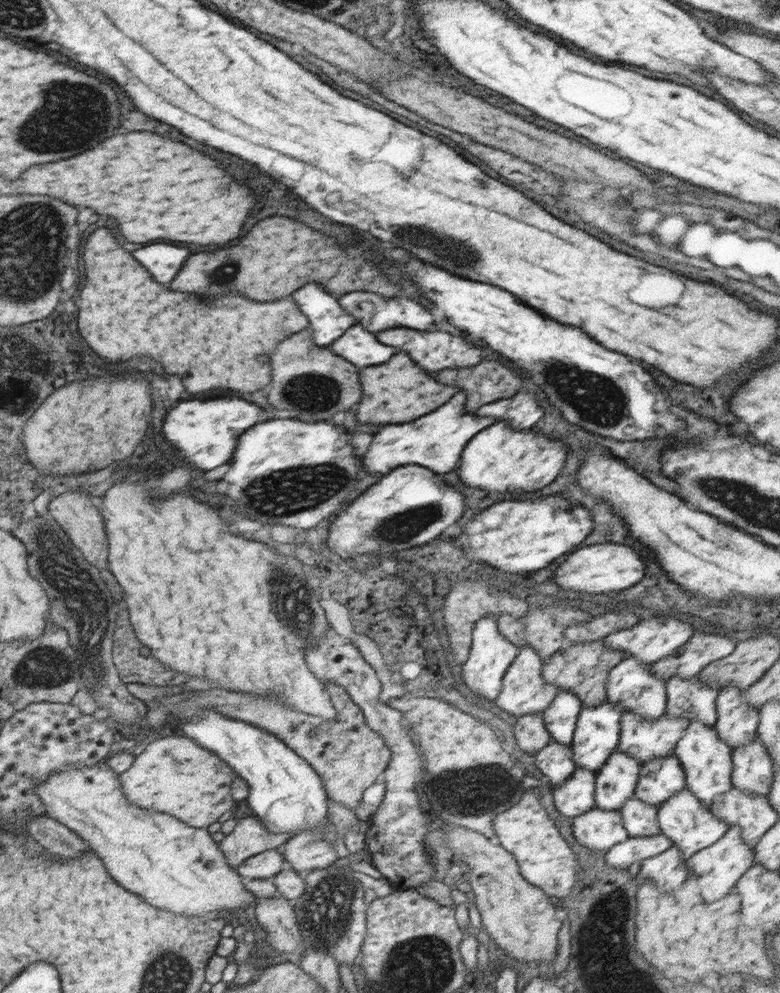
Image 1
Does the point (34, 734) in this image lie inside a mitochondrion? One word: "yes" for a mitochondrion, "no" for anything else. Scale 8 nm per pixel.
no

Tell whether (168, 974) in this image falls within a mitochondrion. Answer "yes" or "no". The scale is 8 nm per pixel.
yes

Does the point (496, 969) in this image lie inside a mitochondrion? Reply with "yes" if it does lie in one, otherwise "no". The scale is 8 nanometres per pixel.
no

